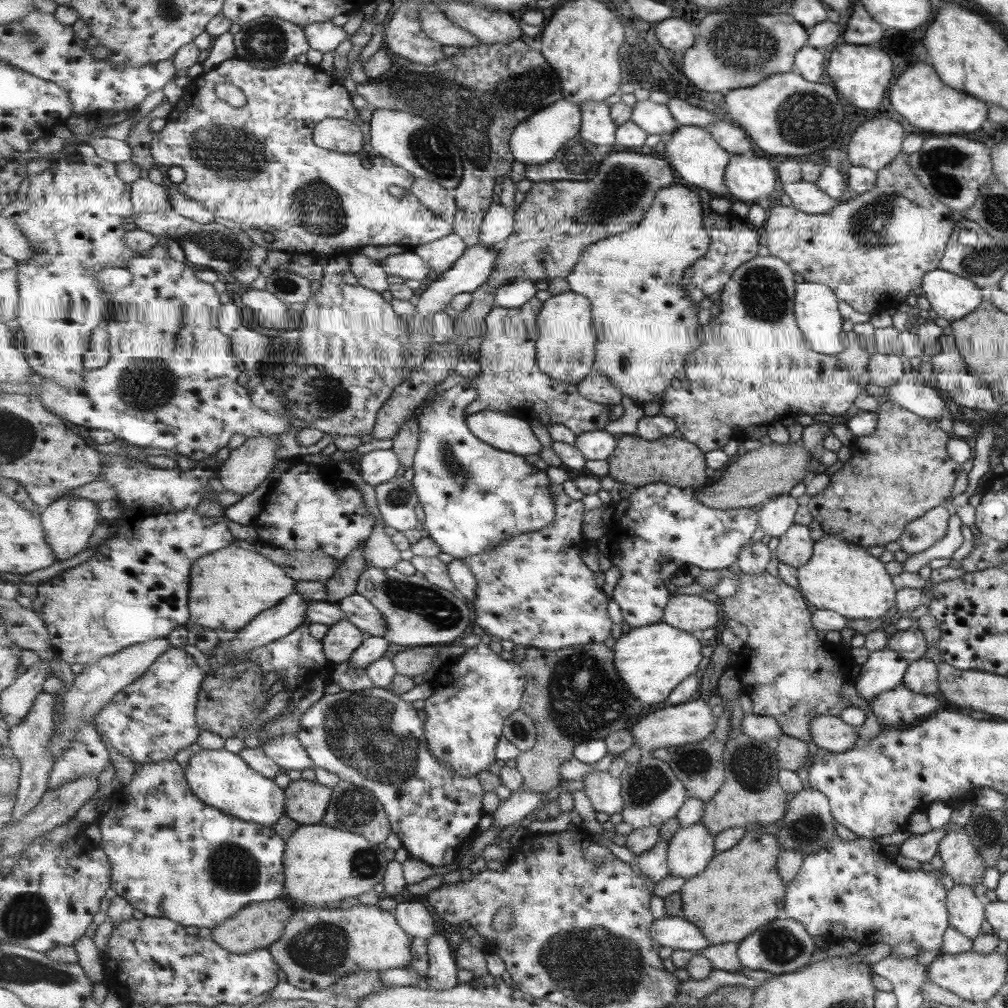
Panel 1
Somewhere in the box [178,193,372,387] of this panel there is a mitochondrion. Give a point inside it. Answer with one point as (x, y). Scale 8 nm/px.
(220, 245)

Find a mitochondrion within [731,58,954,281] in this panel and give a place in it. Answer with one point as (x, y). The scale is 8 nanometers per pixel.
(802, 119)

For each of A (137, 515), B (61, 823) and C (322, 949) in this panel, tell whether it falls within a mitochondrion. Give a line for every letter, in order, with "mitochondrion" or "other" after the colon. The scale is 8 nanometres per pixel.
A: other
B: other
C: mitochondrion

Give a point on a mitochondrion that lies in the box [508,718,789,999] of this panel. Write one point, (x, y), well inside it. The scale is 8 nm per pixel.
(751, 766)

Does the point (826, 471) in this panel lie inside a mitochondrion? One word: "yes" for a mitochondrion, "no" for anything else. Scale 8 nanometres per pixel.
no

